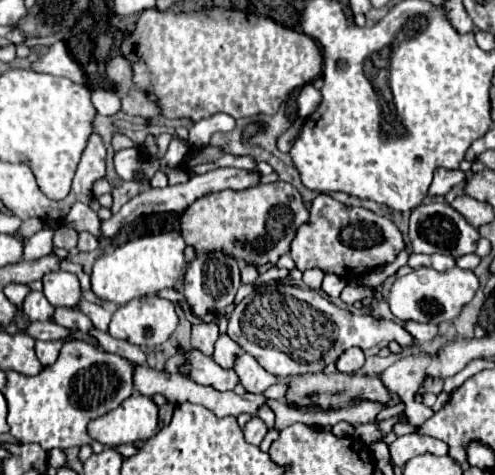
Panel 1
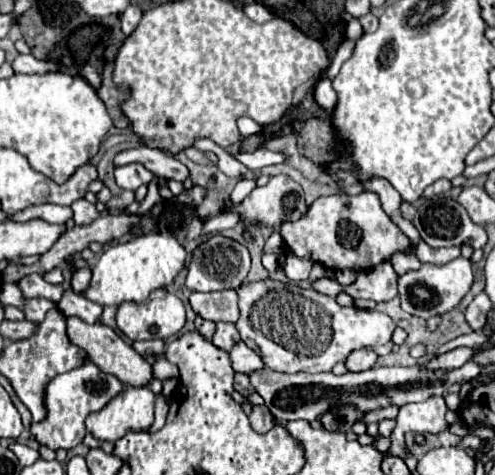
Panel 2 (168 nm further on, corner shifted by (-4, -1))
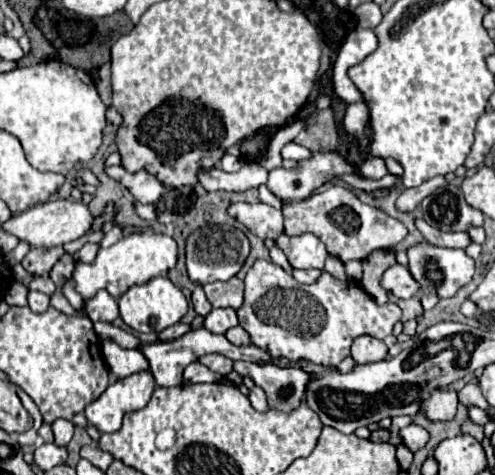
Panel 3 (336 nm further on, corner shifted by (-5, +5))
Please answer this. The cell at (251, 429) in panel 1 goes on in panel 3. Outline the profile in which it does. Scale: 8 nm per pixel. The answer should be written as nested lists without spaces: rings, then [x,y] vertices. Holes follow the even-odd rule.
[[[254,387],[254,389],[250,391],[248,399],[250,399],[250,403],[252,403],[252,407],[254,407],[256,411],[260,411],[260,413],[266,413],[266,411],[268,411],[266,395],[264,395],[264,391],[262,391],[260,387]]]

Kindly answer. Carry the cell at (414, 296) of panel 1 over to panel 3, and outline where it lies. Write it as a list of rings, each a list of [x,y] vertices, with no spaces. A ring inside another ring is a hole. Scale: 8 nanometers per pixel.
[[[422,241],[408,249],[408,269],[416,279],[416,283],[420,285],[422,295],[436,291],[440,299],[448,299],[448,297],[454,297],[454,293],[462,285],[470,283],[474,275],[474,261],[464,253],[464,249],[440,249]]]

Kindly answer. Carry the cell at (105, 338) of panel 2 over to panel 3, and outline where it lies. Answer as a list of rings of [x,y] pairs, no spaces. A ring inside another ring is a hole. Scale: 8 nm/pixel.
[[[36,275],[32,279],[32,283],[28,285],[28,289],[36,289],[36,291],[42,291],[46,295],[54,295],[54,291],[56,291],[56,287],[48,275]]]

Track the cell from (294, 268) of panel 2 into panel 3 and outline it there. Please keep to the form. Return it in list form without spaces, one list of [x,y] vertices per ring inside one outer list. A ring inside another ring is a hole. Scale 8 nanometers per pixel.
[[[282,233],[276,239],[276,245],[284,251],[284,255],[288,257],[288,263],[294,269],[312,269],[312,267],[322,269],[328,257],[324,243],[312,233],[304,233],[300,237],[288,237],[286,233]]]

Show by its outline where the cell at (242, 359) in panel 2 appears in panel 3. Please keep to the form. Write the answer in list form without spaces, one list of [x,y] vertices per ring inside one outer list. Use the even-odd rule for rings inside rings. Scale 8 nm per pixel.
[[[232,327],[232,329],[228,329],[226,339],[228,339],[230,343],[234,343],[234,345],[250,345],[250,343],[252,343],[252,341],[250,341],[250,335],[248,335],[242,327]]]

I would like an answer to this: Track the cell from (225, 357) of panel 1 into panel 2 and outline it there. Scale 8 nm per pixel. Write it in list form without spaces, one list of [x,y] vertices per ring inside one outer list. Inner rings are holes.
[[[219,321],[217,323],[217,331],[215,331],[215,335],[213,335],[211,341],[213,341],[215,347],[231,351],[231,347],[239,341],[239,331],[235,329],[235,323],[223,323],[223,321]]]

